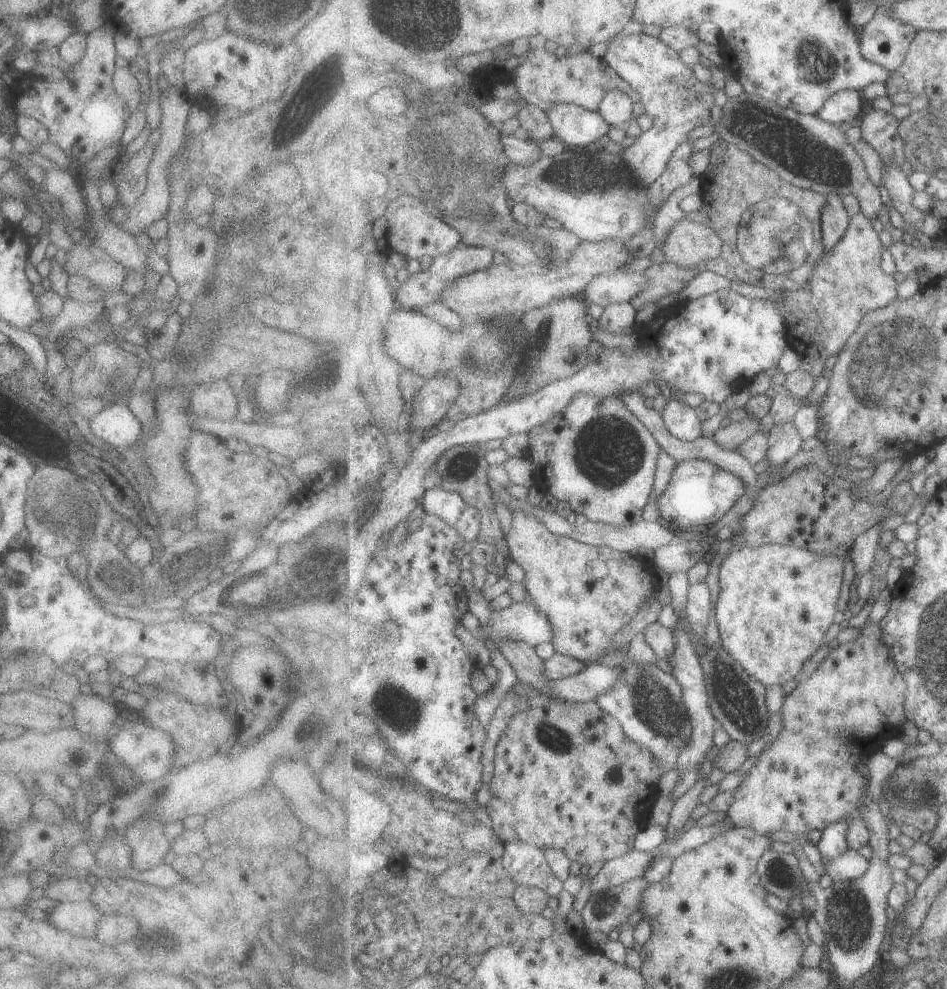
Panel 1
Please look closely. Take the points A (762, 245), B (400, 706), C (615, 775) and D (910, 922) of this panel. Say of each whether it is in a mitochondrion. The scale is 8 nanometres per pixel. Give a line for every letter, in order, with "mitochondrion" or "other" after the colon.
A: mitochondrion
B: mitochondrion
C: other
D: other

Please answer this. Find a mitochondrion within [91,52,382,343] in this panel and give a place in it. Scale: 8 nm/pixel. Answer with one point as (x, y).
(320, 82)

